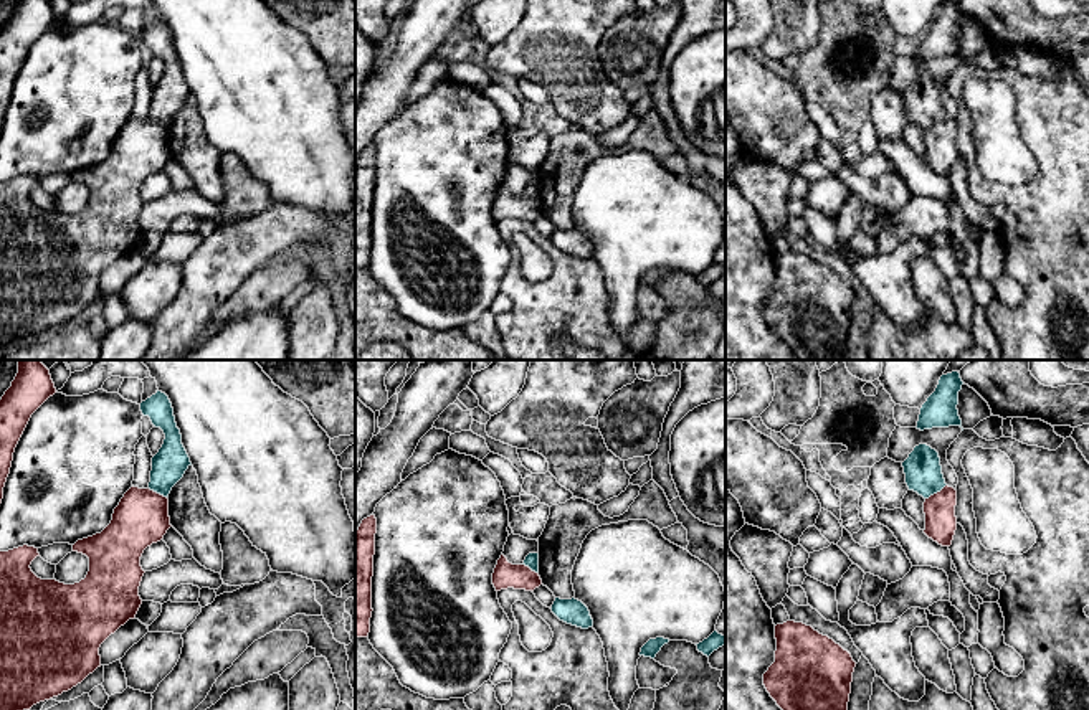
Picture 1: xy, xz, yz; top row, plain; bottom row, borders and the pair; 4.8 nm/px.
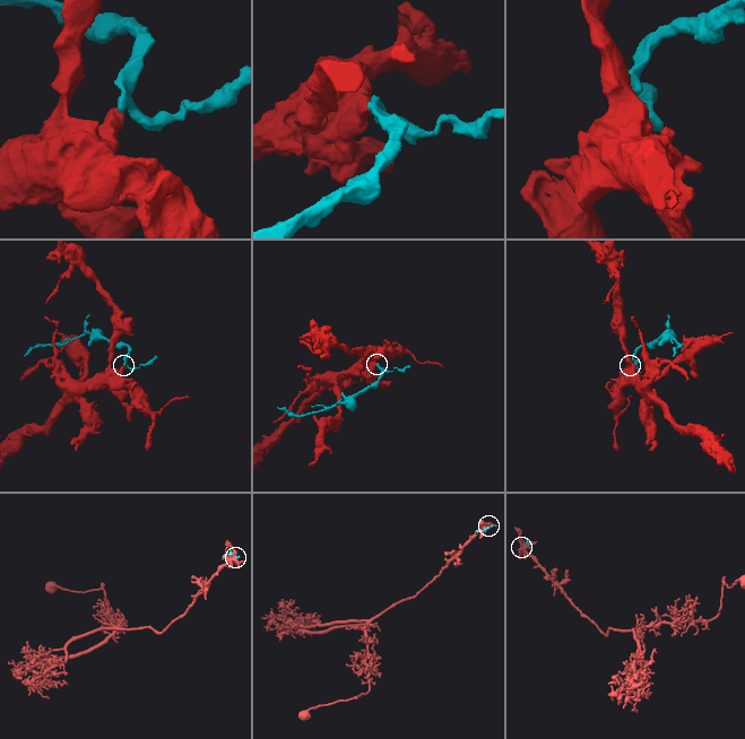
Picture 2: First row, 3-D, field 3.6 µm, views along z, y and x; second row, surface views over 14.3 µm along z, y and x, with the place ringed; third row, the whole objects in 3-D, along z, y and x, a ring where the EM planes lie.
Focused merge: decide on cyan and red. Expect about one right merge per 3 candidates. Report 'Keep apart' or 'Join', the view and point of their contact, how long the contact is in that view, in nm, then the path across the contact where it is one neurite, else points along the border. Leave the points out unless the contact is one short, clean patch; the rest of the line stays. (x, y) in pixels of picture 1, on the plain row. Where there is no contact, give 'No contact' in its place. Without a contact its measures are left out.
Keep apart. Touches cyan at yz (936, 123). Shared border 130 nm. Boundary: yz (946, 114), (926, 129)

